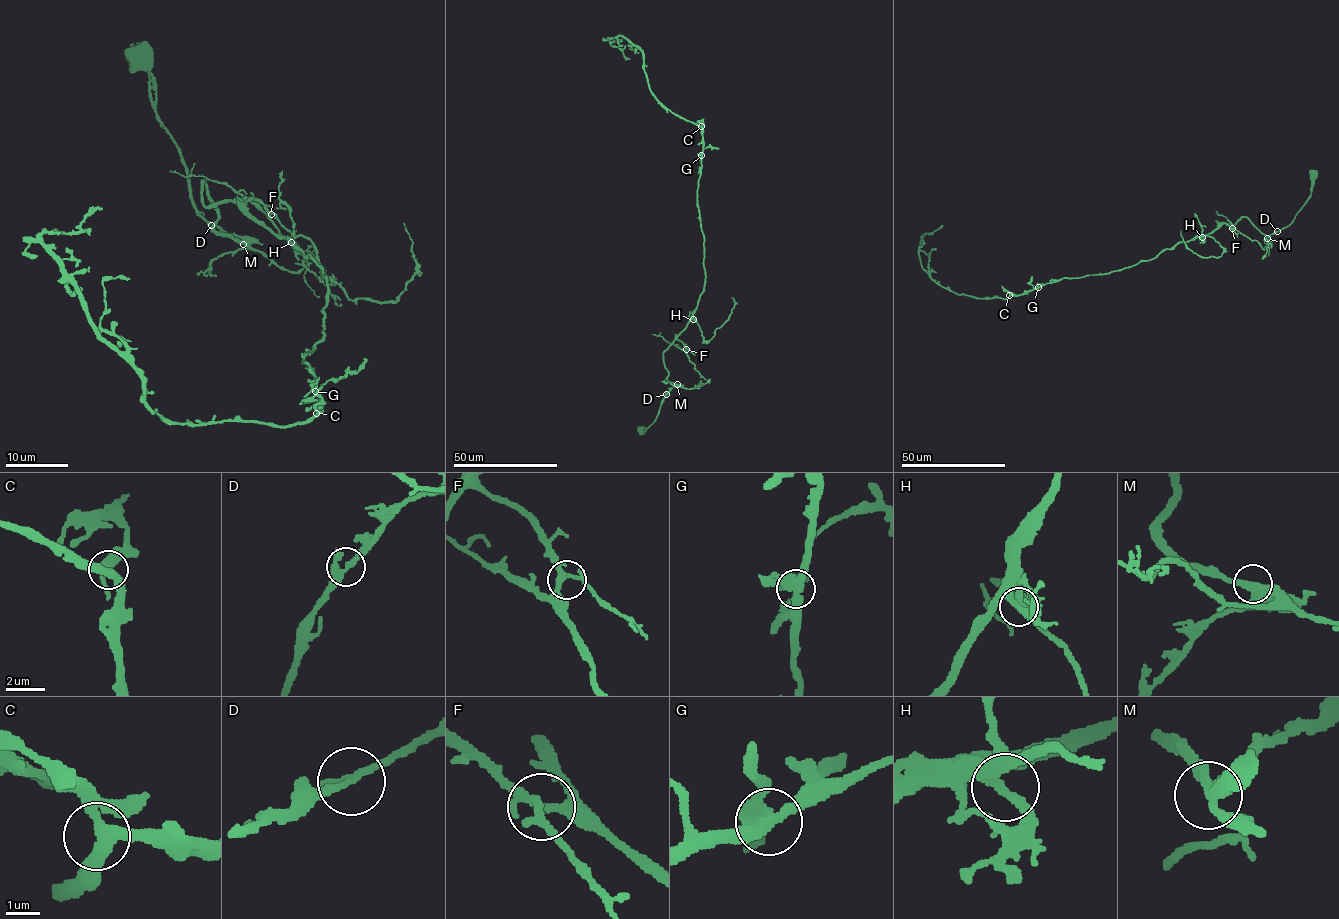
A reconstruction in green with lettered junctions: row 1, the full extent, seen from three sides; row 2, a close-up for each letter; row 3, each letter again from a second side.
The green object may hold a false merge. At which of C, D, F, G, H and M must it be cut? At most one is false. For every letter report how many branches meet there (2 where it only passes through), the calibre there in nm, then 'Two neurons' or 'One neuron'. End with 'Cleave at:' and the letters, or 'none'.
C: Branches: 3. Thickness 320 nm. One neuron
D: Branches: 3. Thickness 180 nm. One neuron
F: Branches: 4. Thickness 240 nm. One neuron
G: Branches: 4. Thickness 360 nm. One neuron
H: Branches: 3. Thickness 240 nm. One neuron
M: Branches: 3. Thickness 380 nm. One neuron
Cleave at: none

